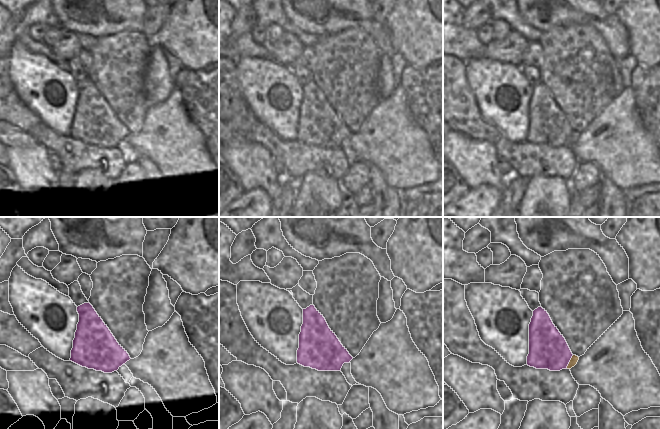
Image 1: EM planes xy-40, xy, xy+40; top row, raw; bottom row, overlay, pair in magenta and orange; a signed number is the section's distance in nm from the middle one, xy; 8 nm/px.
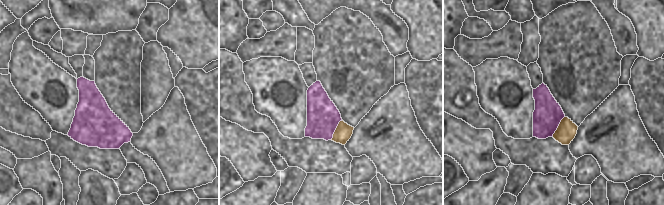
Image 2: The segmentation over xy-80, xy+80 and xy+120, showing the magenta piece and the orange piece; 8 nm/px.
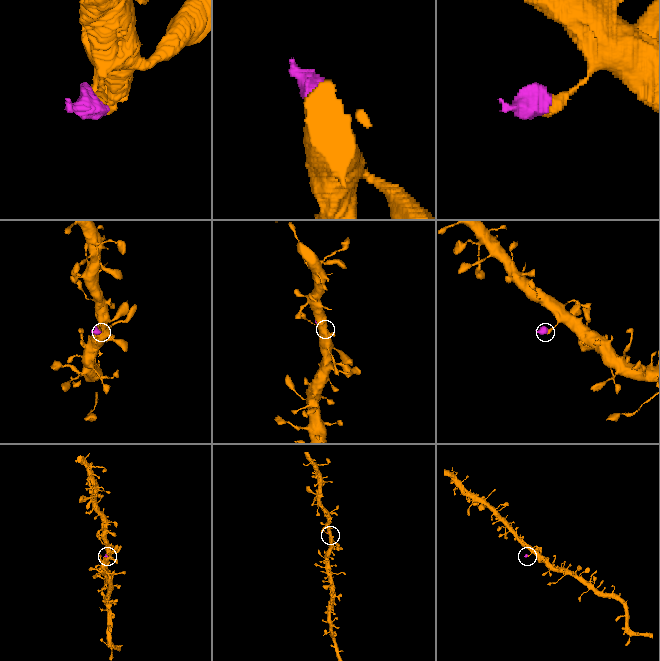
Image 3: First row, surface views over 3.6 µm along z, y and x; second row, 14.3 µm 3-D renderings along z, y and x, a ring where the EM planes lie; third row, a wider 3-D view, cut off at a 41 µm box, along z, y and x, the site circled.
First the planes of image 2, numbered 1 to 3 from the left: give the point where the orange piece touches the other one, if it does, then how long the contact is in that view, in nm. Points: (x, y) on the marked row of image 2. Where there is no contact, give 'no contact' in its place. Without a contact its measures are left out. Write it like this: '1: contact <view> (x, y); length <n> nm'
1: no contact
2: contact xy+80 (335, 129); length 190 nm
3: contact xy+120 (558, 125); length 190 nm

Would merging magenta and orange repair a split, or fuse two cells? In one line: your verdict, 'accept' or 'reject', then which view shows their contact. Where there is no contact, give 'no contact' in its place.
reject | xy+40

